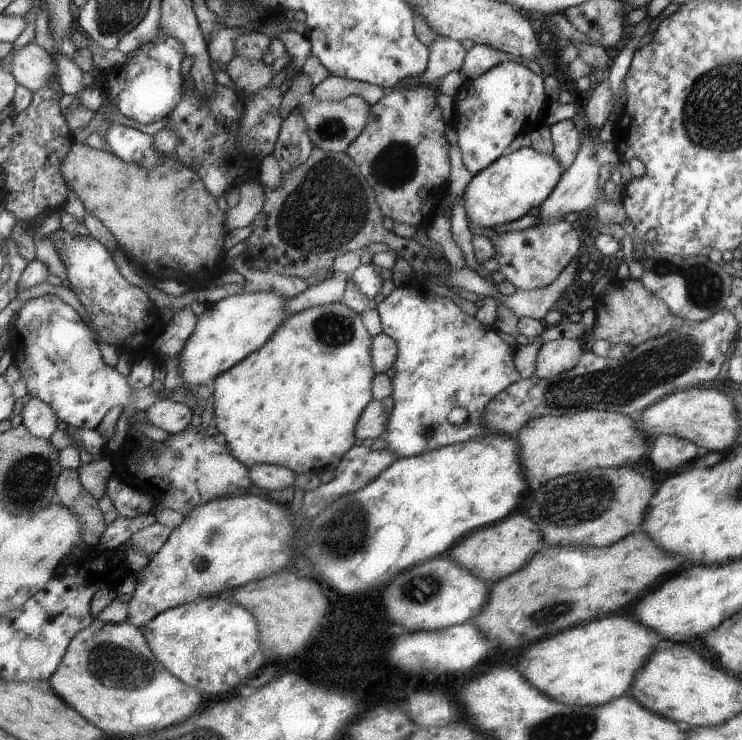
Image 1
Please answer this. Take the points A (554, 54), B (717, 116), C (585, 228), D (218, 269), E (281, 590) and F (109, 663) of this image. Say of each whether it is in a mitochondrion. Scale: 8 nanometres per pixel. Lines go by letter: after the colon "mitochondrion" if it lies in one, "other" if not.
A: other
B: mitochondrion
C: other
D: other
E: other
F: mitochondrion

